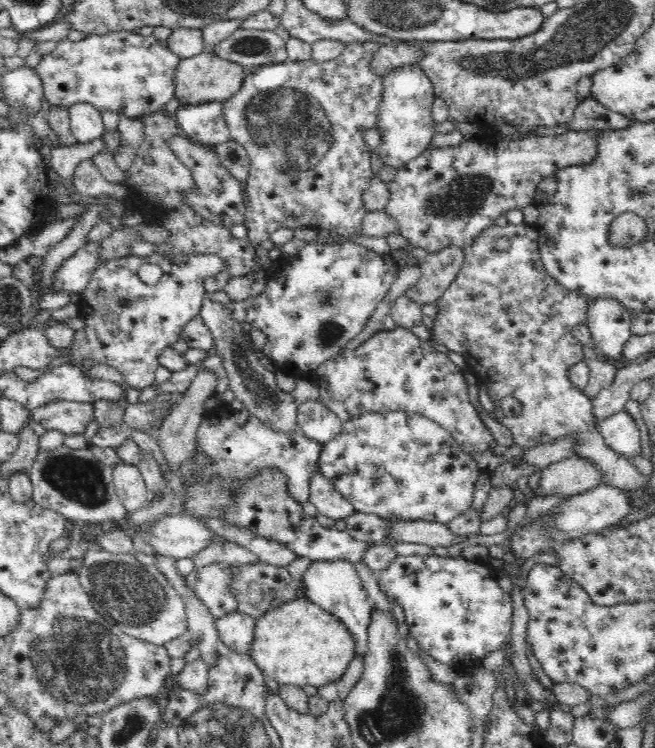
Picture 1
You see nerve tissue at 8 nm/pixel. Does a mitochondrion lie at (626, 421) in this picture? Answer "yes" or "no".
no

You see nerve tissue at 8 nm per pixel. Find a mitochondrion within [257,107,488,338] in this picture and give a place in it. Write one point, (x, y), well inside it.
(328, 299)

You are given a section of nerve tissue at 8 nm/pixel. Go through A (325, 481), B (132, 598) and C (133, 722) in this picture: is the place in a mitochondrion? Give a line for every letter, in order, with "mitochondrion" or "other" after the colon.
A: other
B: mitochondrion
C: mitochondrion

